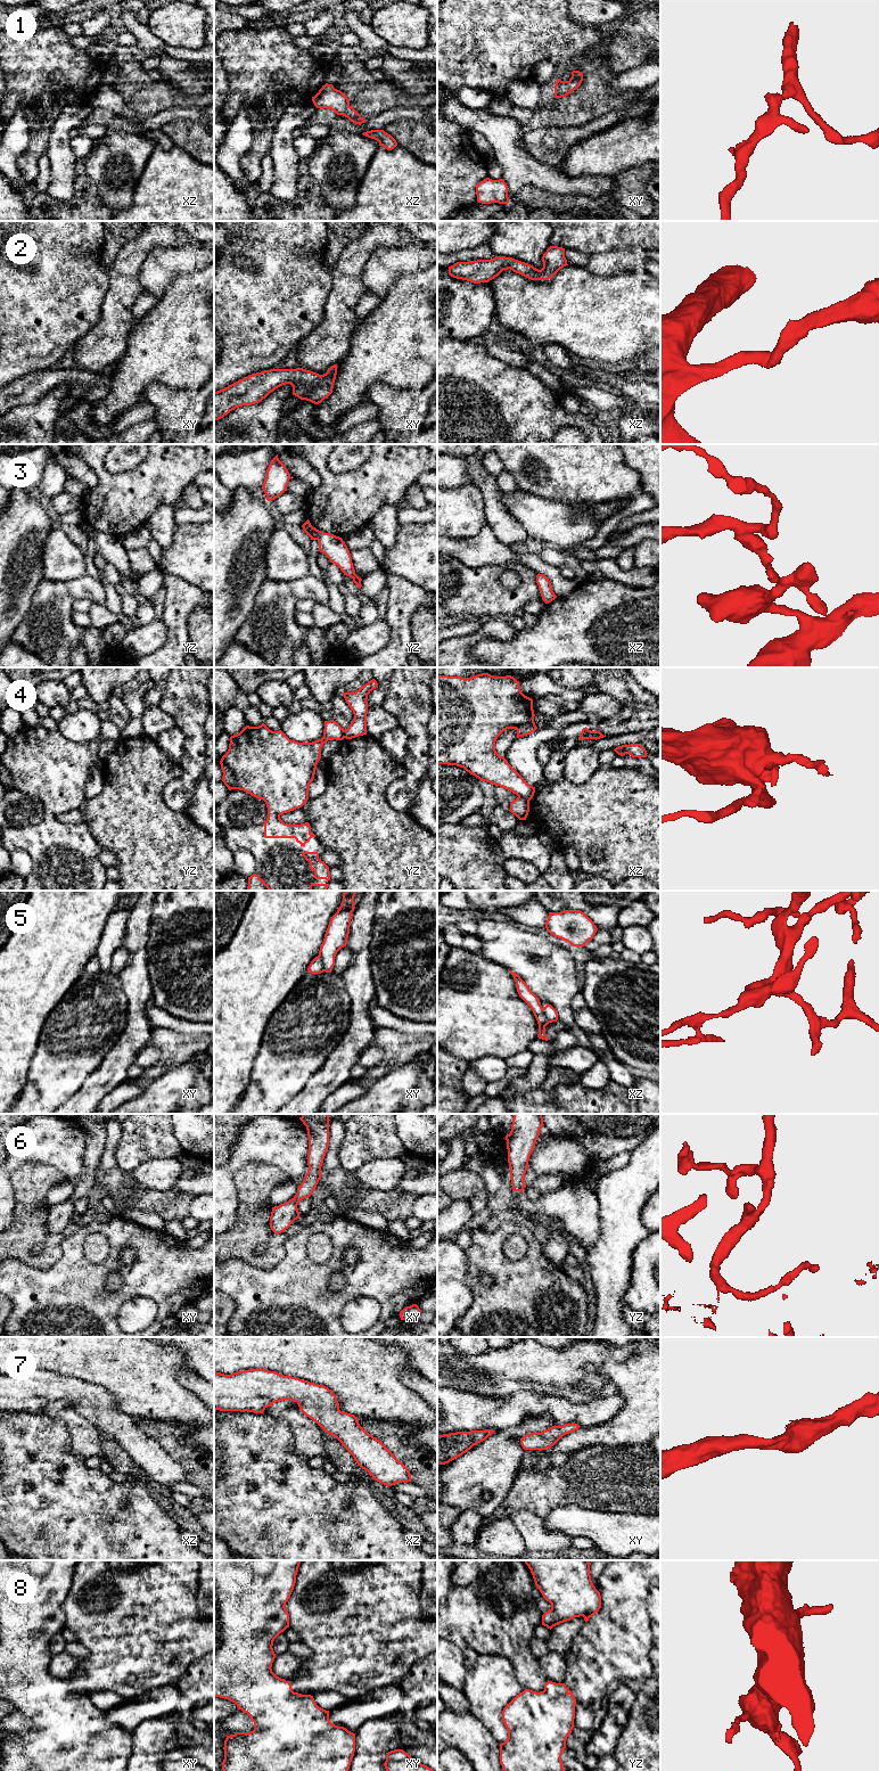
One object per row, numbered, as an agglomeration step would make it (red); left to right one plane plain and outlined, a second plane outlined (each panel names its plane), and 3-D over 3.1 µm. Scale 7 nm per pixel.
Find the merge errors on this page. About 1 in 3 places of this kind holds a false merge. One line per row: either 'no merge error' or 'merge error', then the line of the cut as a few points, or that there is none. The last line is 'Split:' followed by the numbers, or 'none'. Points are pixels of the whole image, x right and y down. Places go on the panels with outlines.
1: no merge error; cut none
2: no merge error; cut none
3: no merge error; cut none
4: merge error; cut xz (518, 795), (528, 801)
5: merge error; cut xy (318, 956), (323, 970)
6: no merge error; cut none
7: no merge error; cut none
8: no merge error; cut none
Split: 4, 5

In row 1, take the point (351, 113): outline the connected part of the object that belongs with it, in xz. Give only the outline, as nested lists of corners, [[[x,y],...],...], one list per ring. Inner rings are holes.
[[[326,83],[319,92],[312,97],[317,108],[329,108],[337,115],[347,117],[351,122],[361,125],[367,121],[350,105],[348,98],[334,88],[332,84]]]

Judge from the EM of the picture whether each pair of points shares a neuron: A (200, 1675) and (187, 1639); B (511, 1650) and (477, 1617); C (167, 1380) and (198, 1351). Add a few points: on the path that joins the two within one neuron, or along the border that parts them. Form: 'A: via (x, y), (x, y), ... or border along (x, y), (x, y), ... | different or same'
A: border along (202, 1656), (188, 1666), (178, 1681) | different
B: via (503, 1641), (486, 1624) | same
C: border along (178, 1349), (182, 1352), (186, 1362), (191, 1368) | different

